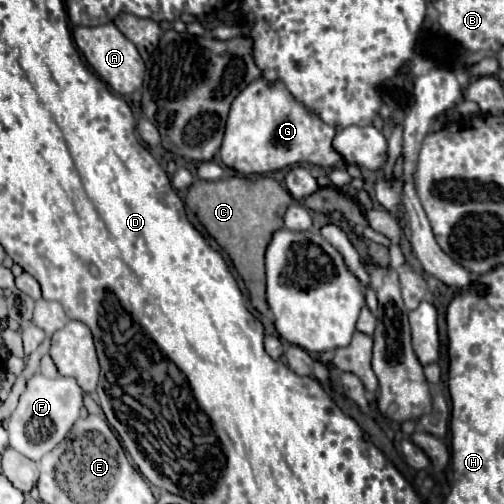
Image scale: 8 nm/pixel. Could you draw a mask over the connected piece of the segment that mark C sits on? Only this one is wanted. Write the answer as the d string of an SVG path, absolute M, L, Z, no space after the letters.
M231 176L217 182L195 180L185 196L185 204L195 210L195 216L209 236L213 236L215 242L229 254L235 270L249 290L253 308L259 314L265 314L269 310L265 300L265 248L275 228L283 226L283 212L291 204L291 196L273 178L261 176L253 180Z

